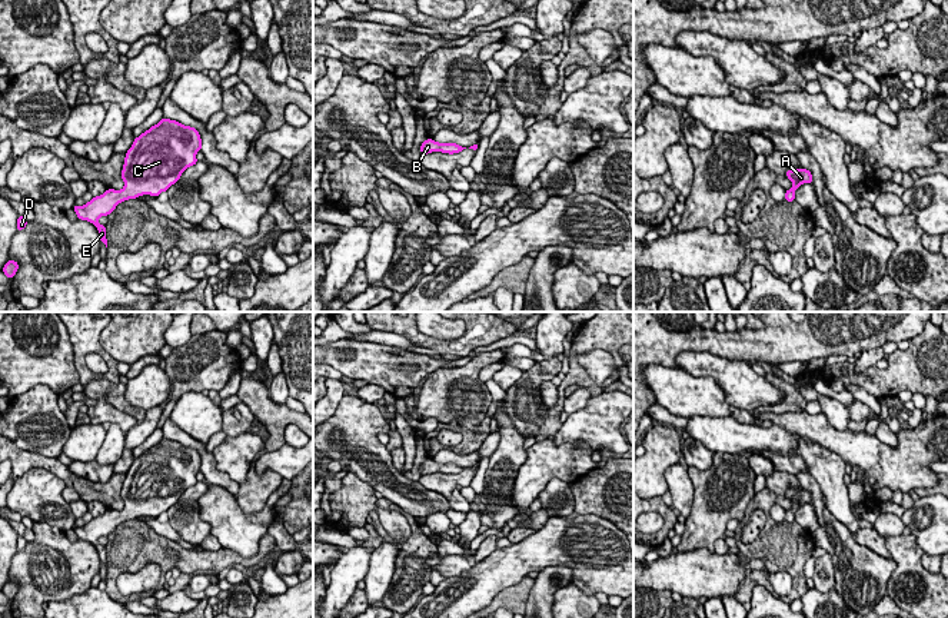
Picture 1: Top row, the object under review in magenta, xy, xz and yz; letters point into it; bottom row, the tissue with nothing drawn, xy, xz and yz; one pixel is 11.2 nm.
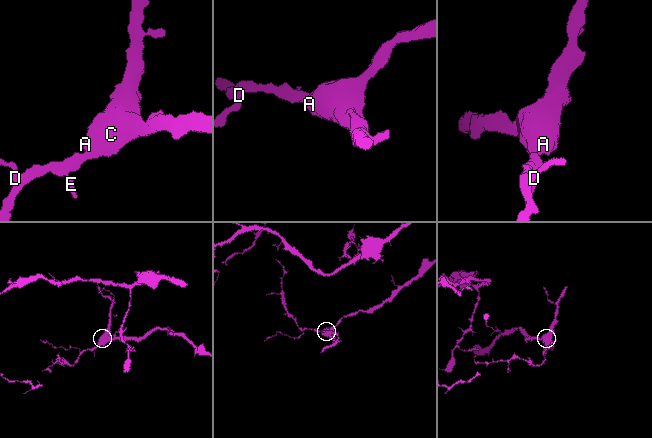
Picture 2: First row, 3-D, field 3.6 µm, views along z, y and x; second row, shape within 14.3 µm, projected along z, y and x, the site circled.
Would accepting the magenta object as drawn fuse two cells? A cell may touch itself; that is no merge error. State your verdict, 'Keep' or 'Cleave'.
Keep

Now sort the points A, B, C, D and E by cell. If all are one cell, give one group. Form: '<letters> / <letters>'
A B C D E

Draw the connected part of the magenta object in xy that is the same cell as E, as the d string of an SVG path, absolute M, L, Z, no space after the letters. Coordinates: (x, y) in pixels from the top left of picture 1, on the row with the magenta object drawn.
M163 117L157 124L136 137L132 147L126 152L124 166L120 172L124 187L122 190L107 189L84 206L74 205L73 210L79 219L87 220L97 227L99 239L107 247L106 226L99 223L99 217L109 216L124 200L137 199L143 195L156 197L162 192L166 192L180 179L187 167L197 163L196 153L199 150L202 150L202 139L194 127Z

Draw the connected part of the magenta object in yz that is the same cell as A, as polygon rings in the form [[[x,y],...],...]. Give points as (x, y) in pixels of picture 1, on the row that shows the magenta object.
[[[801,167],[795,170],[786,170],[788,179],[794,183],[791,189],[786,190],[785,193],[785,200],[786,202],[794,202],[795,200],[795,190],[802,185],[802,183],[811,183],[812,185],[812,175],[809,170]]]

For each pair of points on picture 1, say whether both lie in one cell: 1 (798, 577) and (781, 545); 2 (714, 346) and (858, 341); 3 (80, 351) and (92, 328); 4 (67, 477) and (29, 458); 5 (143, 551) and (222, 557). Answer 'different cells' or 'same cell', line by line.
1: same cell
2: same cell
3: same cell
4: same cell
5: same cell

